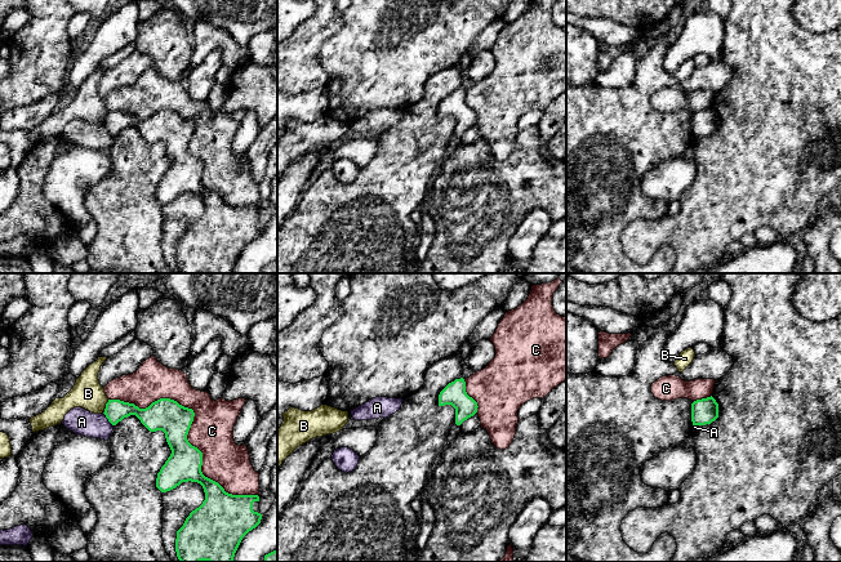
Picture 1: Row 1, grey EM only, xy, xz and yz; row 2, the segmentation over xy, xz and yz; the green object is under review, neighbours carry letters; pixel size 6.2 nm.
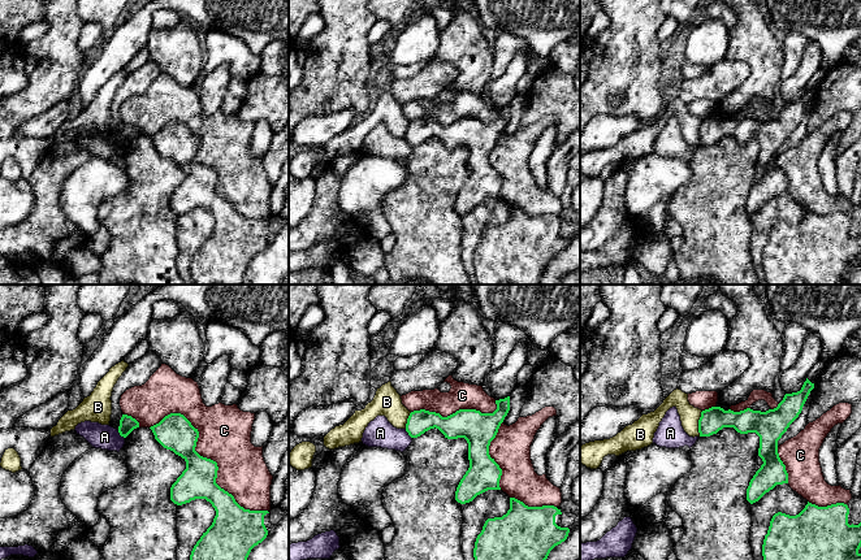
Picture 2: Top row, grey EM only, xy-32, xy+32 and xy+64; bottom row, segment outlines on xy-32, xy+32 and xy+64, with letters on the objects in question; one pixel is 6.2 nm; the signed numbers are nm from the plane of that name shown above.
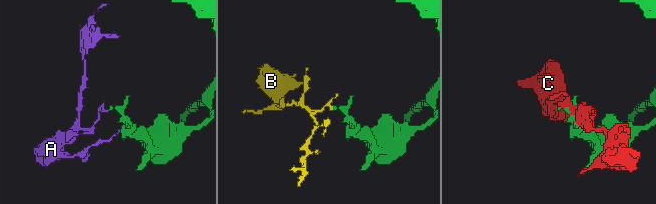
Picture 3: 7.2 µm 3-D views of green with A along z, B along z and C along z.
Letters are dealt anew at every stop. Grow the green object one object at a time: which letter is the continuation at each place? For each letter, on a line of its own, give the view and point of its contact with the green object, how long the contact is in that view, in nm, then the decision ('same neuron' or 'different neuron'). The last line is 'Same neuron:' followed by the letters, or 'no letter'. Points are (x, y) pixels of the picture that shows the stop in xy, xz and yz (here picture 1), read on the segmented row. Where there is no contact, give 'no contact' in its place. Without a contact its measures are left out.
A: contact xy (107, 418); length 110 nm; different neuron
B: contact xy (106, 406); length 90 nm; different neuron
C: contact xy (190, 427); length 1100 nm; different neuron
Same neuron: no letter

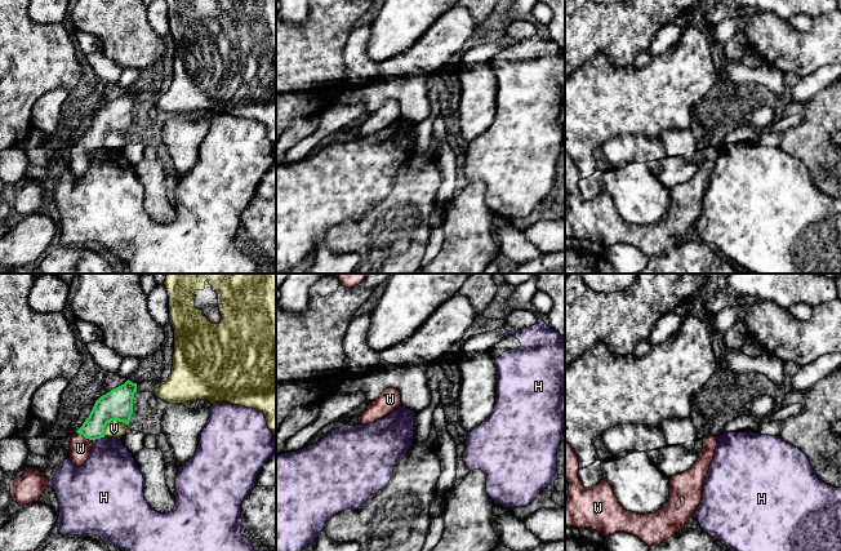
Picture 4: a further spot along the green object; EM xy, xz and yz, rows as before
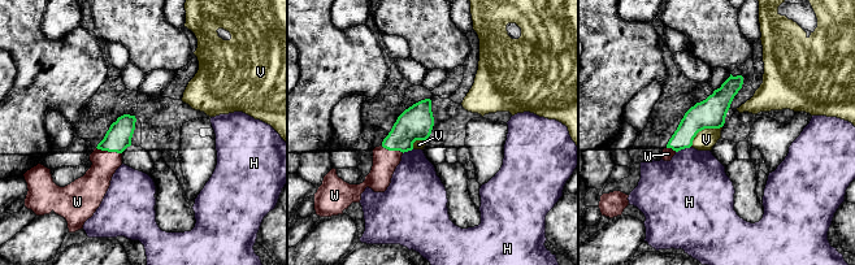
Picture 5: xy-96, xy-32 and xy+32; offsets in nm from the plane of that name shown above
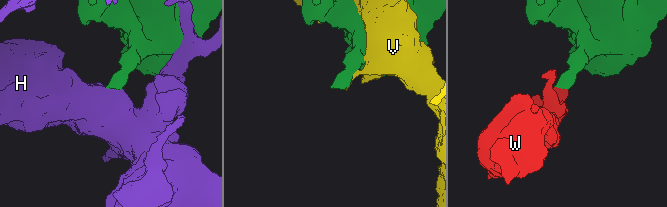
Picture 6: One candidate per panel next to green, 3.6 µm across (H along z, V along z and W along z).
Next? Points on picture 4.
H: contact xy (98, 438); length 80 nm; different neuron
V: contact xy (110, 421); length 170 nm; different neuron
W: contact xy (84, 436); length 120 nm; same neuron
Same neuron: W

